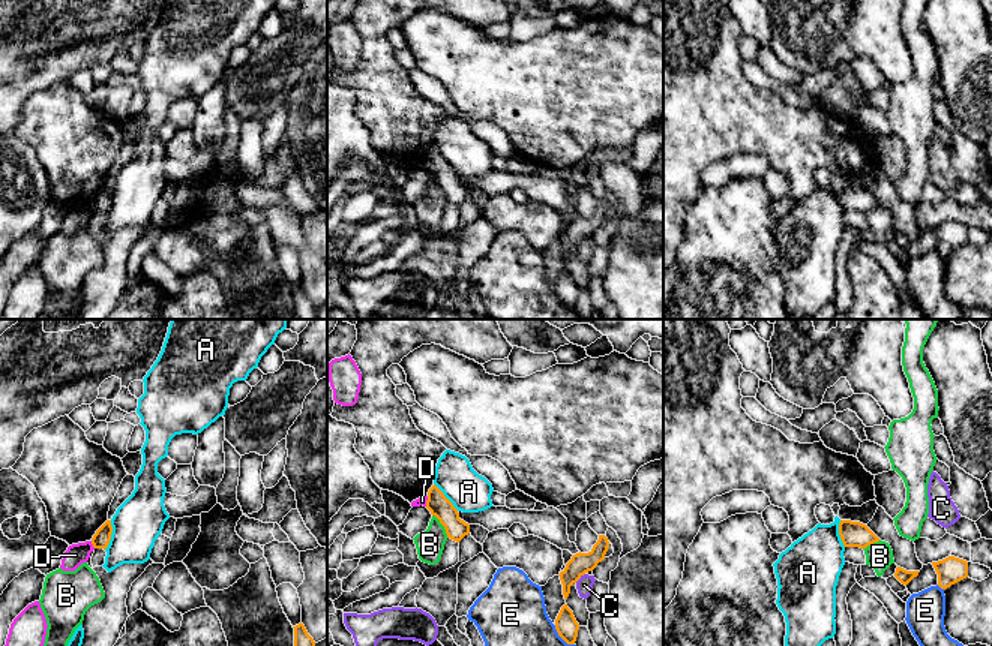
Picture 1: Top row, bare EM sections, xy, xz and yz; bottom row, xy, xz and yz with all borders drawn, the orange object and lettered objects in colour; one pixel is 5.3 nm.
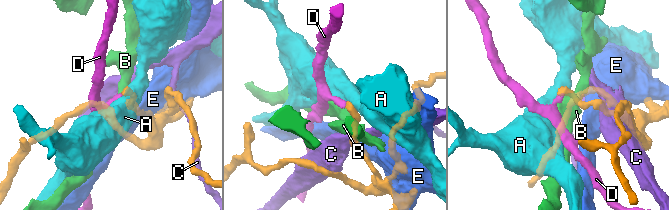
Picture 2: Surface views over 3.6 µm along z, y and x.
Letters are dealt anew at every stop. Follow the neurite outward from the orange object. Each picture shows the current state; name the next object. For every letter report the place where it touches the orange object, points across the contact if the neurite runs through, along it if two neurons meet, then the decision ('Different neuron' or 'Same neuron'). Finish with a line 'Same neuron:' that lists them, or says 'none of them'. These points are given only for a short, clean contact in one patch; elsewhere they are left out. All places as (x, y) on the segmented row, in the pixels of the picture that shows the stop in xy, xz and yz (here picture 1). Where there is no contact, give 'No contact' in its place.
A: Touches orange at xy (110, 535). Boundary: xy (111, 520), (111, 538), (104, 549). Different neuron
B: Touches orange at xz (443, 525). Boundary: xz (432, 514), (447, 537). Different neuron
C: Touches orange at xz (580, 577). Different neuron
D: Touches orange at xy (92, 543). Boundary: xy (90, 541), (95, 547). Different neuron
E: Touches orange at yz (940, 586). Different neuron
Same neuron: none of them

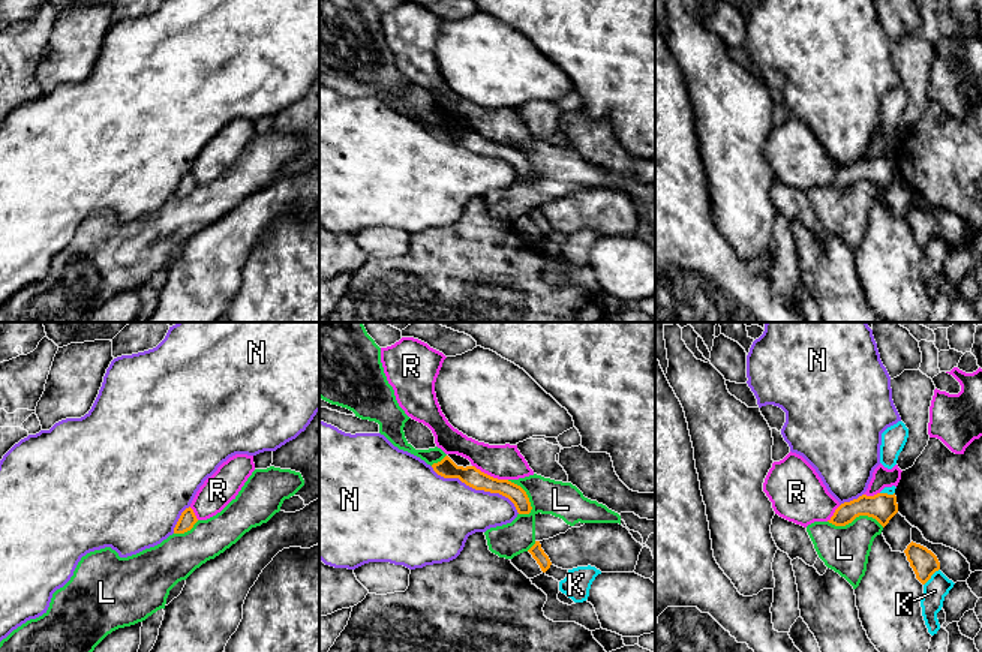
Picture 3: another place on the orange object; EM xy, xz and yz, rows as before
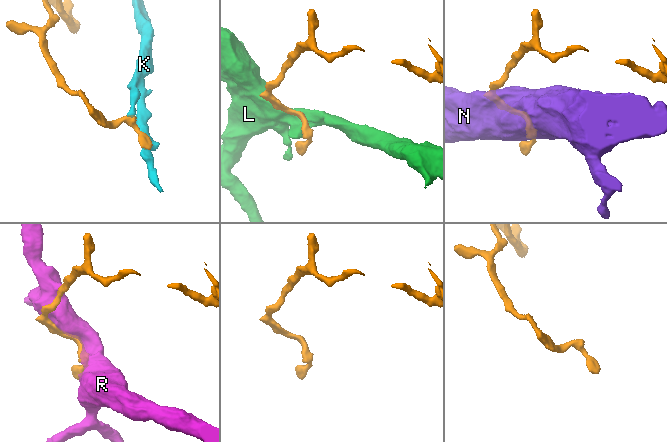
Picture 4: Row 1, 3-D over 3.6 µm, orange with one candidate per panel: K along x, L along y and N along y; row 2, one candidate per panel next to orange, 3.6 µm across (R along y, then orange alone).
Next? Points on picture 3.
K: Touches orange at yz (930, 577). Different neuron
L: Touches orange at yz (856, 516). Different neuron
N: Touches orange at xz (477, 489). Different neuron
R: Touches orange at xz (489, 475). Different neuron
Same neuron: none of them

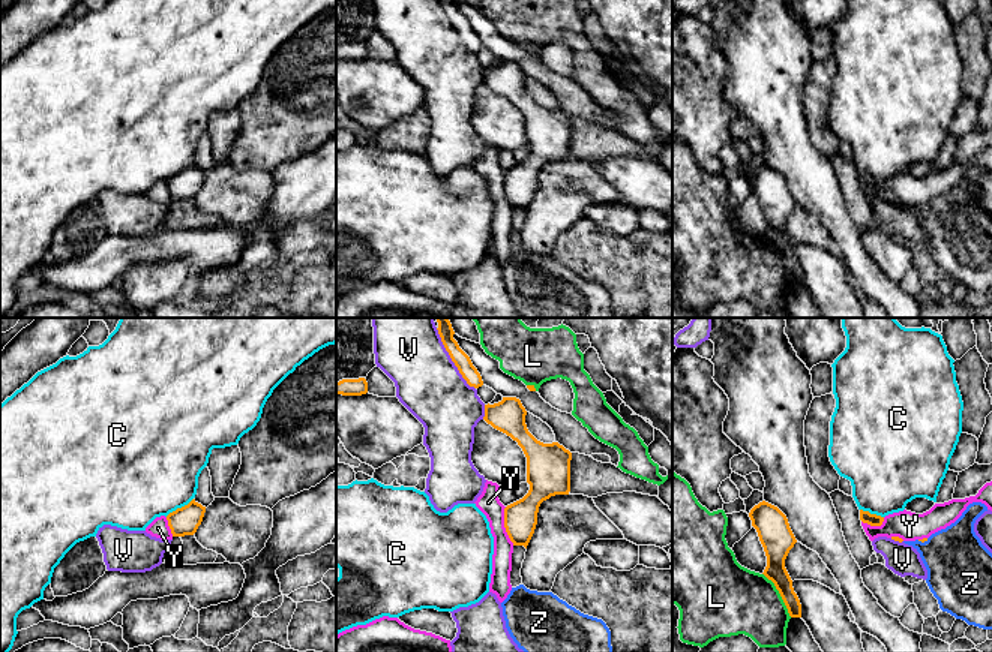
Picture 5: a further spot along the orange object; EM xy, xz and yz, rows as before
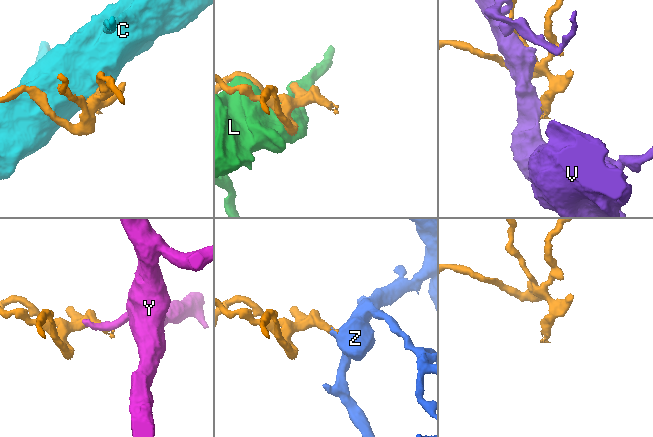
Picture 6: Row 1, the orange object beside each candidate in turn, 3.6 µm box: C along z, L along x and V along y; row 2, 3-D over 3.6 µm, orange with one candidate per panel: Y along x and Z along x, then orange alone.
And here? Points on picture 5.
C: Touches orange at xy (179, 508). Different neuron
L: Touches orange at yz (781, 595). Different neuron
V: Touches orange at xz (452, 360). Different neuron
Y: Touches orange at xz (505, 526). Boundary: xz (505, 507), (505, 531), (514, 544). Different neuron
Z: Touches orange at yz (922, 541). Path across: yz (923, 540), (922, 541), (959, 568). Same neuron
Same neuron: Z

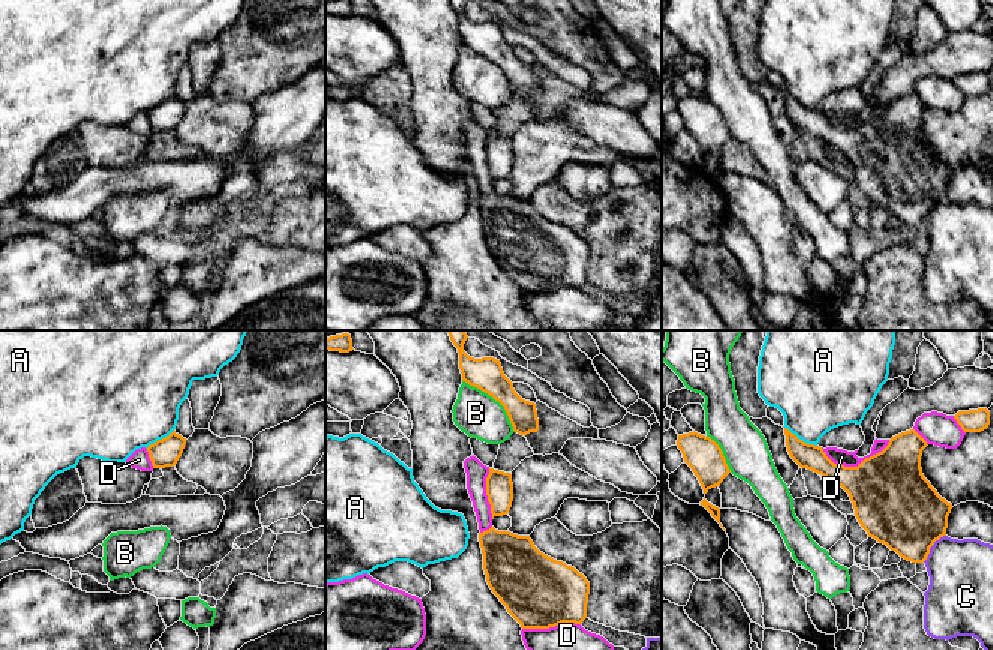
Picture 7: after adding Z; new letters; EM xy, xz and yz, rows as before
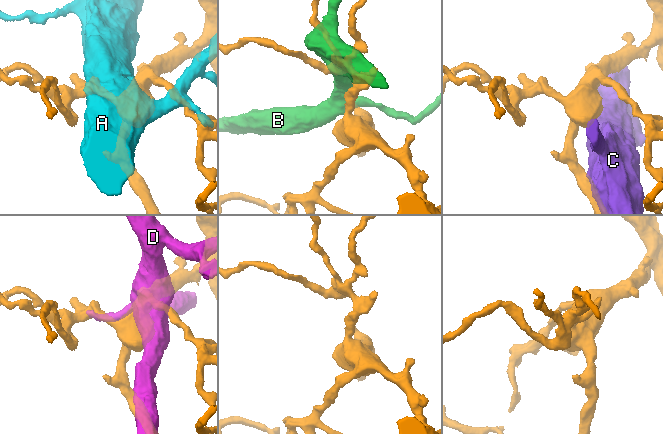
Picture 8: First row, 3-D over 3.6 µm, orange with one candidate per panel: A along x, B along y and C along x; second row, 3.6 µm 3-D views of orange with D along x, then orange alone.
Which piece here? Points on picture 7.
A: Touches orange at yz (798, 439). Different neuron
B: Touches orange at xz (495, 400). Different neuron
C: Touches orange at yz (932, 545). Different neuron
D: Touches orange at yz (855, 467). Different neuron
Same neuron: none of them

